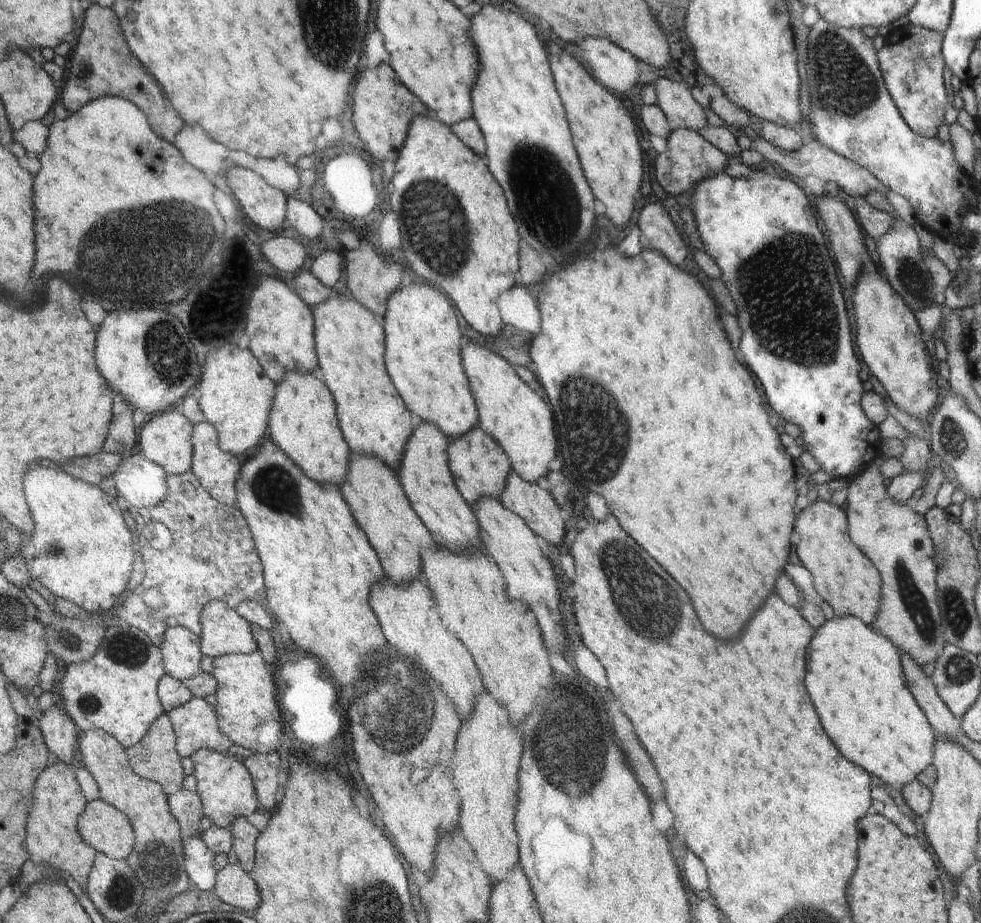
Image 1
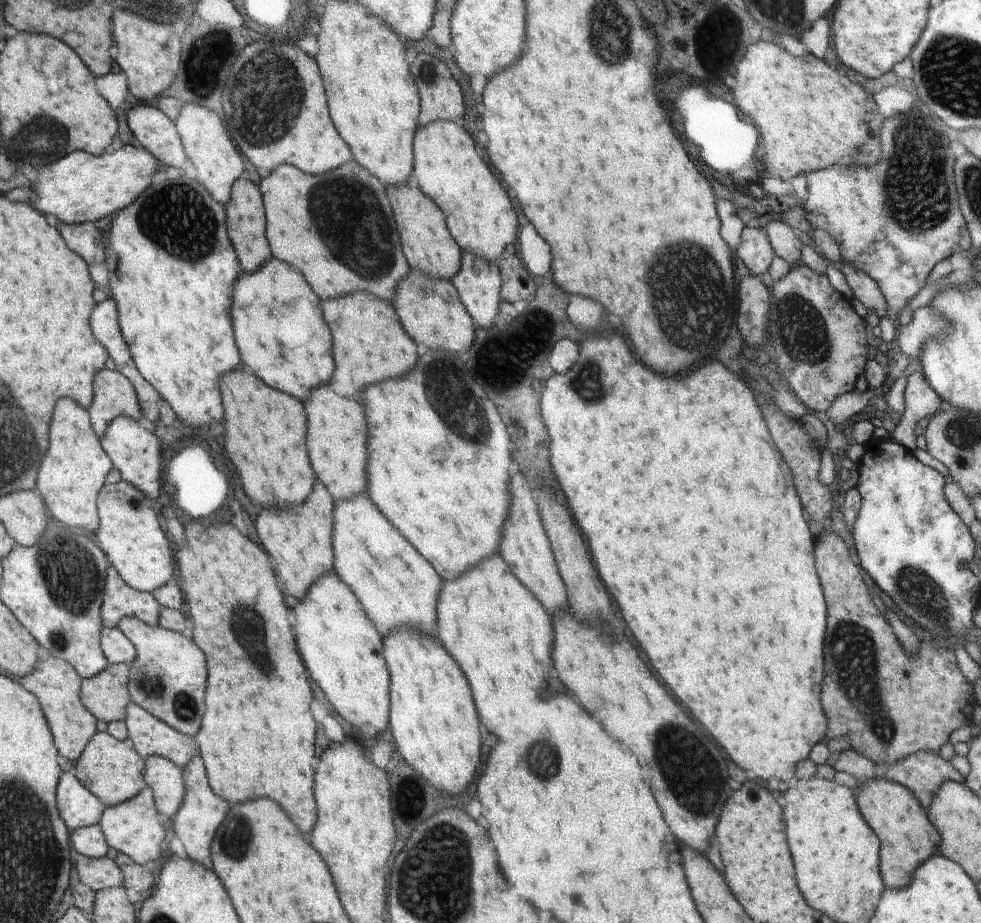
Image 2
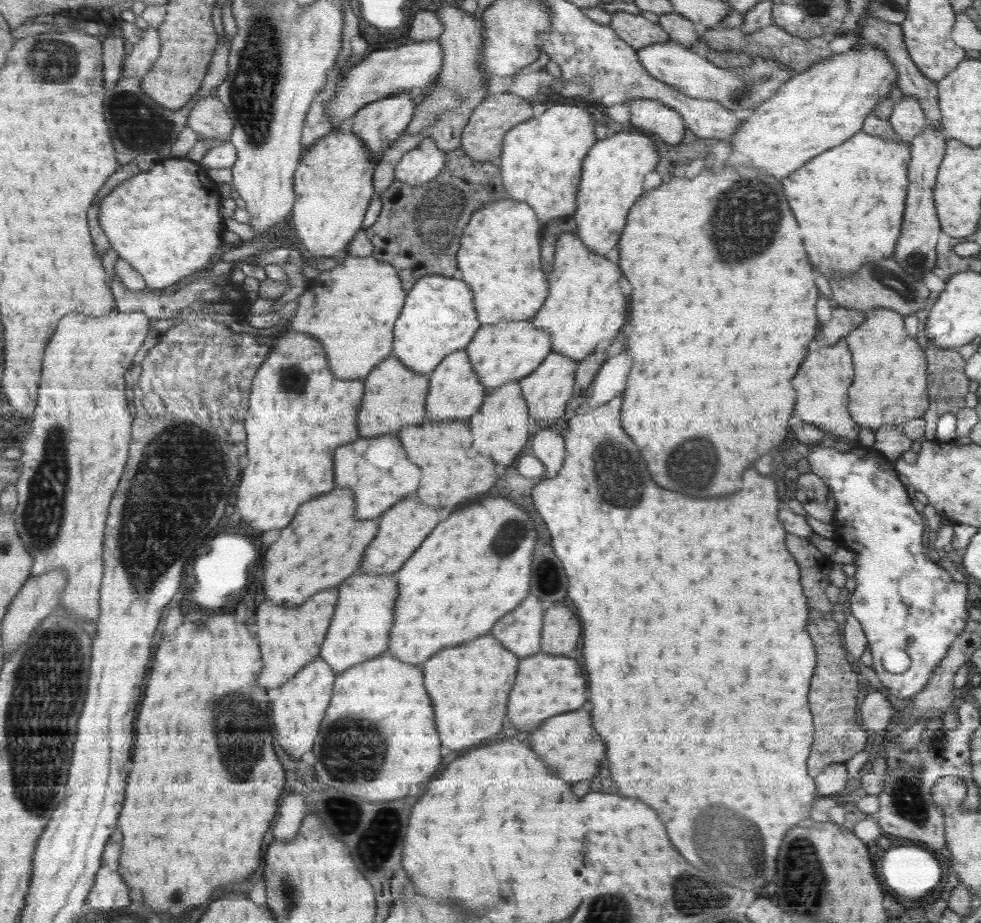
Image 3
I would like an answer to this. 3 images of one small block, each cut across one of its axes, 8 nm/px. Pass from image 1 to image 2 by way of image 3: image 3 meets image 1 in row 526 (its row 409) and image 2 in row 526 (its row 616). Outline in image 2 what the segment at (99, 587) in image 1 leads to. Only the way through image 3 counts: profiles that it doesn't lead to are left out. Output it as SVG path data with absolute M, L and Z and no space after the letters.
M62 398L58 402L56 414L54 414L54 428L52 428L51 445L49 448L50 456L46 456L42 463L42 476L38 482L41 495L49 506L53 518L61 520L64 524L70 525L74 529L90 529L97 532L101 527L101 509L99 508L99 495L107 485L108 474L116 468L113 458L106 452L102 438L98 436L93 427L91 412L83 407L73 398Z

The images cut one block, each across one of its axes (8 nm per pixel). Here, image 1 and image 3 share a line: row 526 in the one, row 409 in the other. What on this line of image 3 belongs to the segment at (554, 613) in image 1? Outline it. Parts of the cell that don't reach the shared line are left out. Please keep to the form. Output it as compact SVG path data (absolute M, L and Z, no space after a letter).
M510 381L495 390L490 389L481 409L470 418L470 430L474 430L474 454L488 452L498 464L512 464L528 442L530 414L528 403L522 394L521 383Z

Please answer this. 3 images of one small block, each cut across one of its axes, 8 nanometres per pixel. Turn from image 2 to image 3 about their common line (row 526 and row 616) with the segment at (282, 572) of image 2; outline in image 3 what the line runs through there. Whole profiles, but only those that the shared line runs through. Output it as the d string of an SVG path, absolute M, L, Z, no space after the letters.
M324 590L318 598L309 598L300 608L293 606L278 606L272 602L264 602L258 608L256 626L258 626L258 640L262 642L262 658L266 658L266 668L262 670L262 678L258 686L270 690L278 688L290 681L309 662L321 654L321 646L328 634L329 626L336 615L337 602L340 600L336 590Z

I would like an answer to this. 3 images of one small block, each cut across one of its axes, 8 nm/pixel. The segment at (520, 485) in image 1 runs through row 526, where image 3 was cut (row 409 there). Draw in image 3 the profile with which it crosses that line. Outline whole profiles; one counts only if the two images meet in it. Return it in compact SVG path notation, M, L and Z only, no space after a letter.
M550 352L537 369L519 380L522 394L528 403L529 414L534 415L537 429L550 427L559 417L564 416L564 410L571 400L577 366L578 362L574 359L557 352Z

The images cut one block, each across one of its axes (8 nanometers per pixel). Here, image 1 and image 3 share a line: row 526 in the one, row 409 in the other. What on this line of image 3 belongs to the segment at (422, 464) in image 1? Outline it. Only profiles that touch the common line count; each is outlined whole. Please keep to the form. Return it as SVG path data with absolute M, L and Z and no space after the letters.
M465 349L452 353L428 375L429 377L429 394L426 401L426 414L428 420L452 420L452 418L468 418L476 414L484 404L487 396L485 387L481 379L473 369L473 363L470 362L469 354Z

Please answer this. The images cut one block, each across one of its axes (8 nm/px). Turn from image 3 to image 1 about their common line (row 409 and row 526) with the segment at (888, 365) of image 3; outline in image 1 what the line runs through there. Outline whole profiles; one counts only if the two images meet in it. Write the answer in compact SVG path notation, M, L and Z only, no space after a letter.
M882 455L872 466L861 475L851 480L848 488L844 509L848 513L849 534L853 542L877 567L881 574L882 604L878 618L872 622L872 628L882 636L886 636L899 652L906 652L912 660L923 668L925 664L938 658L937 652L945 646L945 633L942 630L942 604L938 604L937 570L934 562L934 542L926 528L925 516L920 516L910 503L900 504L889 495L889 489L884 486L880 466L888 460Z

